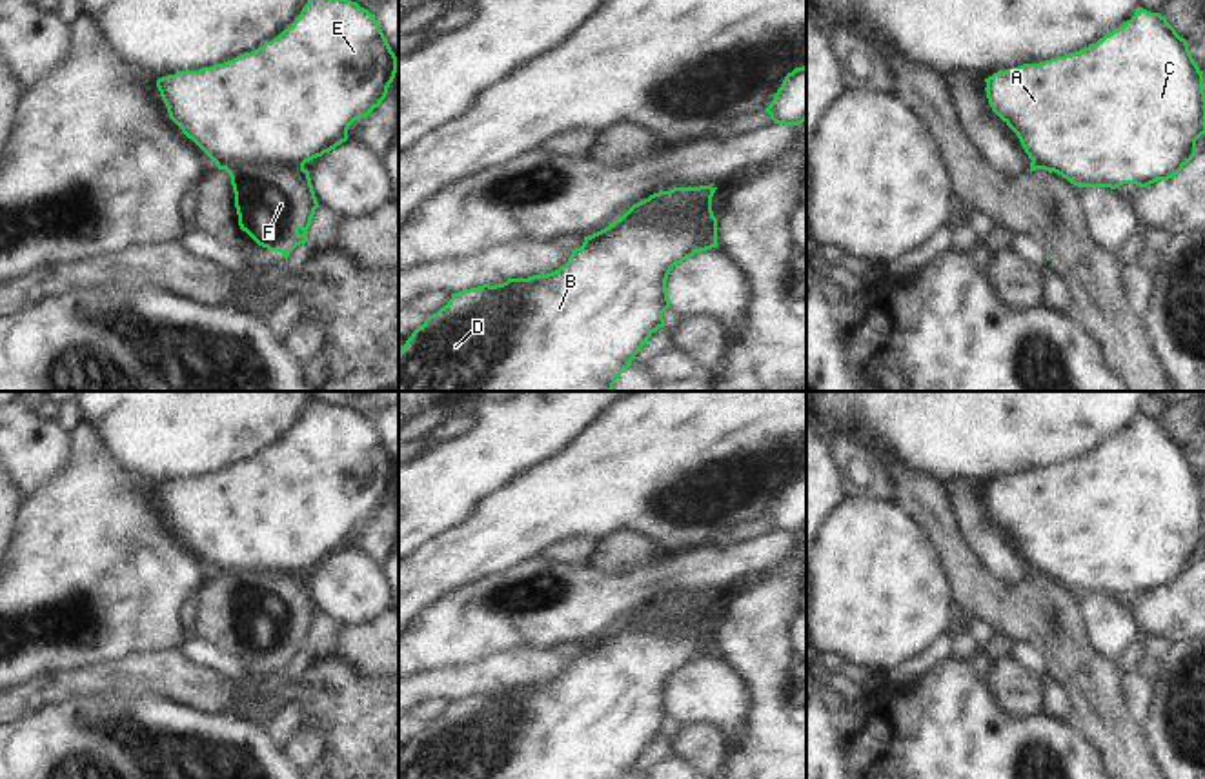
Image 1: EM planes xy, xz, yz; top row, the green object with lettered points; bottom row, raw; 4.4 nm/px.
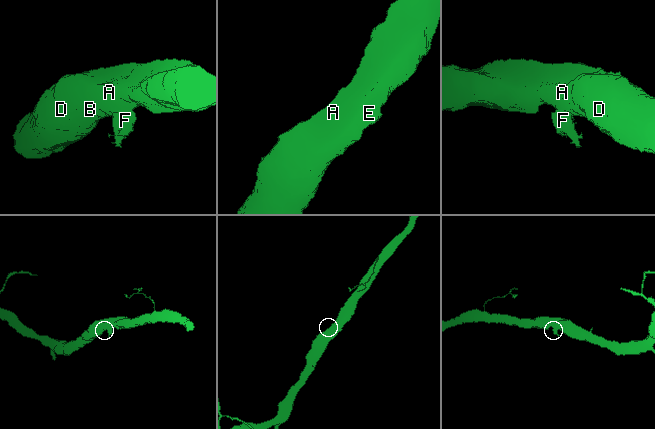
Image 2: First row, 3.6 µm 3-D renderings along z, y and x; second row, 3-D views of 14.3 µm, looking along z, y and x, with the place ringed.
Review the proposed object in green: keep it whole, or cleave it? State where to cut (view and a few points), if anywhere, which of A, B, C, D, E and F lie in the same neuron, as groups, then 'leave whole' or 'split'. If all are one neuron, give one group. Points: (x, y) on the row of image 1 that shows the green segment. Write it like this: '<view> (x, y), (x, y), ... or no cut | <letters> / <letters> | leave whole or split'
xy (217, 164), (279, 162), (303, 168) | A B C D E / F | split

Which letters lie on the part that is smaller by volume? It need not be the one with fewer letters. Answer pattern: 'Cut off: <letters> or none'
Cut off: F

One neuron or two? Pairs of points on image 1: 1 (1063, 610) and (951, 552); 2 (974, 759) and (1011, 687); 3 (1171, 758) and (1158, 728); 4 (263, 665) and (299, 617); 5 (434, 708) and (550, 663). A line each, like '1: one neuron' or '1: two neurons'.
1: one neuron
2: two neurons
3: one neuron
4: one neuron
5: two neurons

